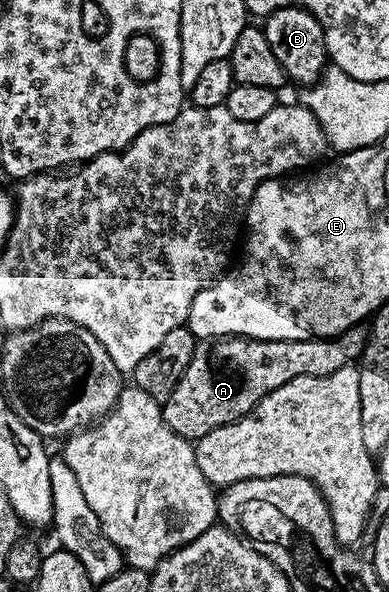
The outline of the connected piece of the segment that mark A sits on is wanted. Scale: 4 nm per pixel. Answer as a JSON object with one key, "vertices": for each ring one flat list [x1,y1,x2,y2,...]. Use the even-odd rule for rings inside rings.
{"vertices":[[359,324,350,326,331,338,315,336,304,340,261,342,259,338,231,336,199,341,194,347,192,360,188,360,188,368,184,368,184,376,180,376,172,396,168,396,168,400,162,406,166,426,187,440,203,438,208,432,224,424,239,422,248,412,252,412,252,408,256,408,261,398,288,384,288,380,296,380,296,376,328,376,332,372,340,372,340,368,355,365,362,357,367,337,367,327]]}

